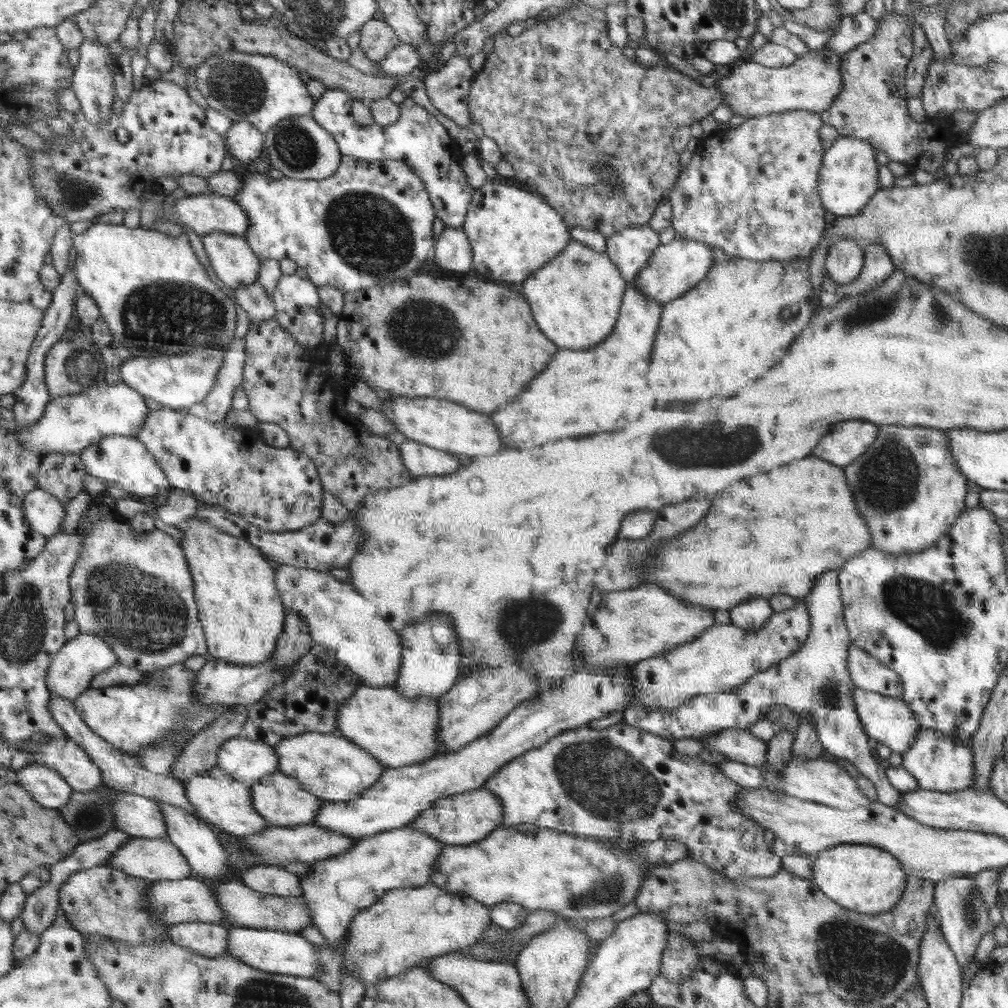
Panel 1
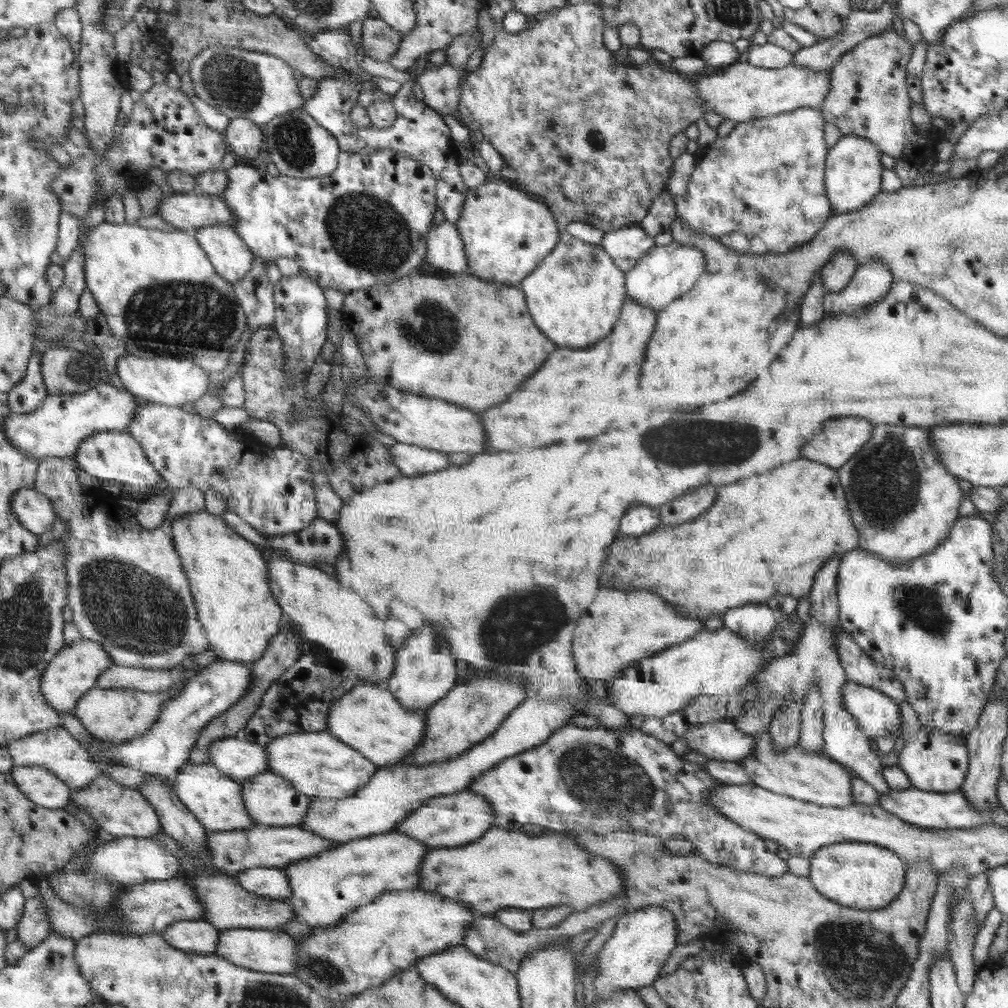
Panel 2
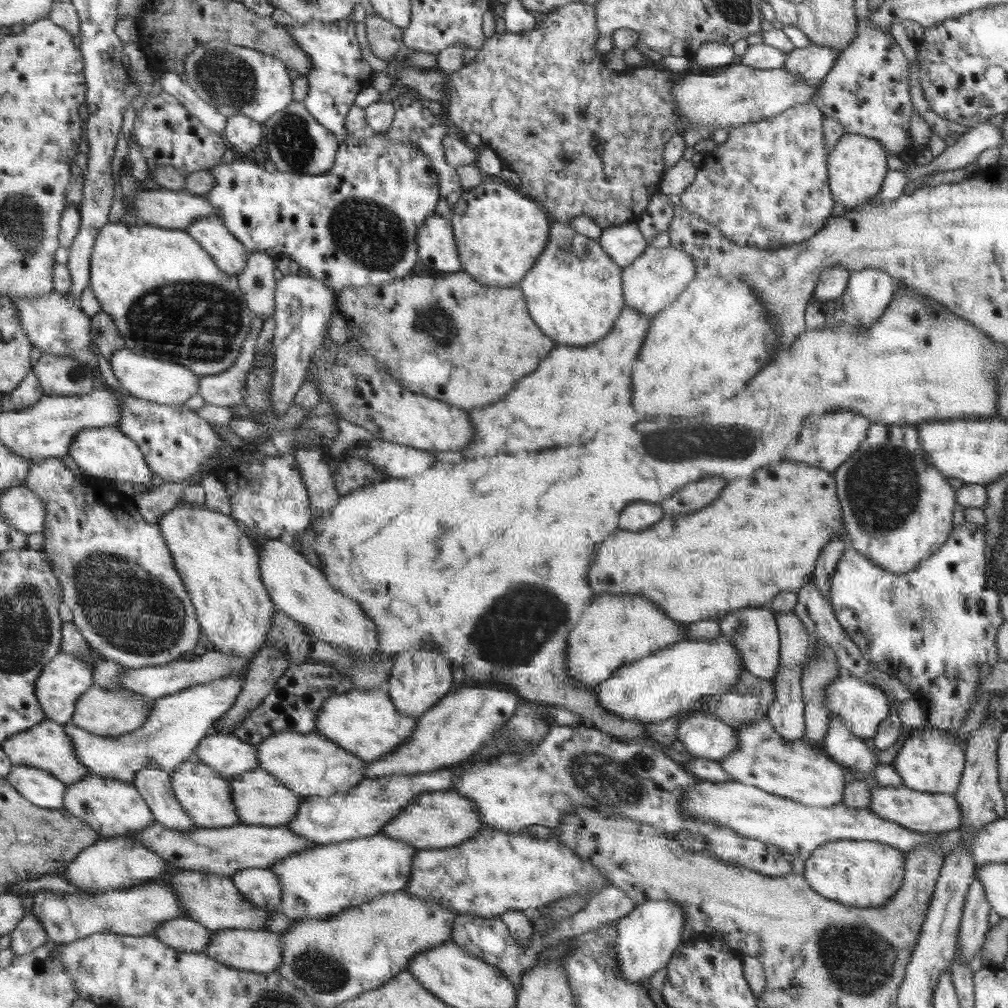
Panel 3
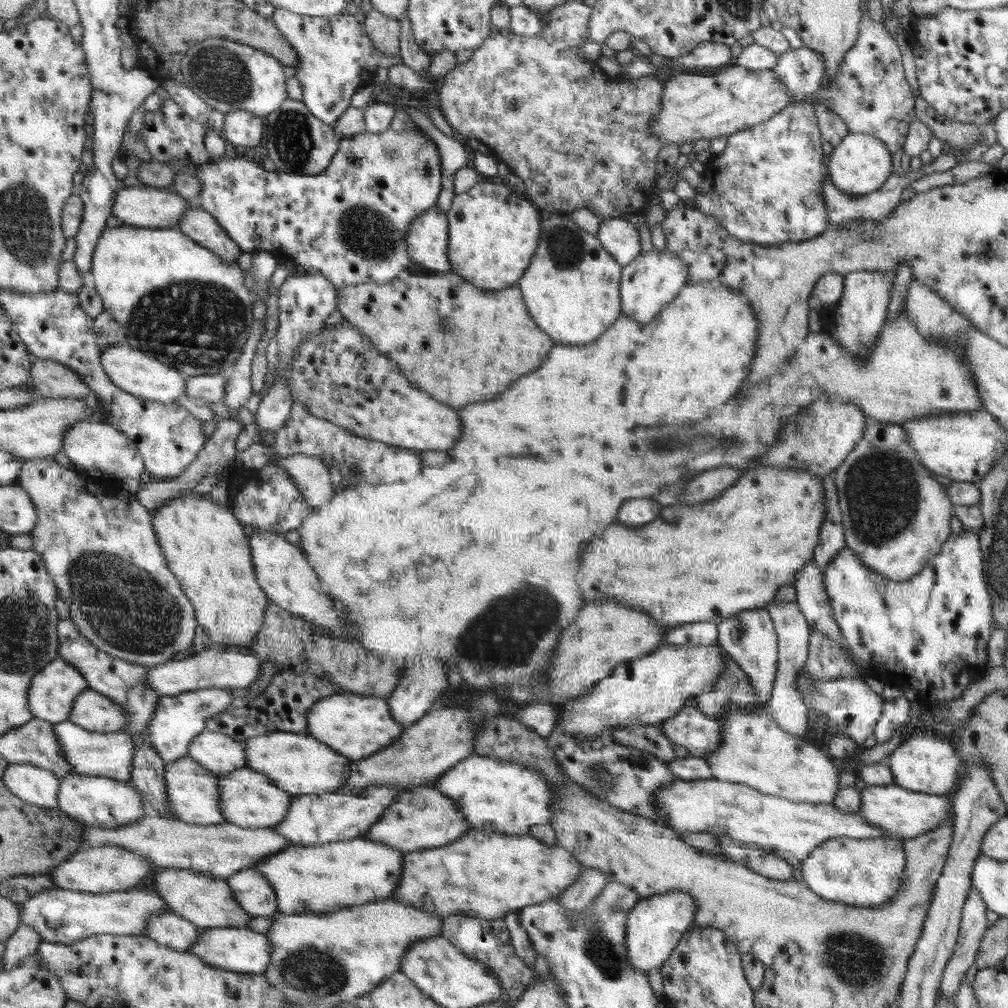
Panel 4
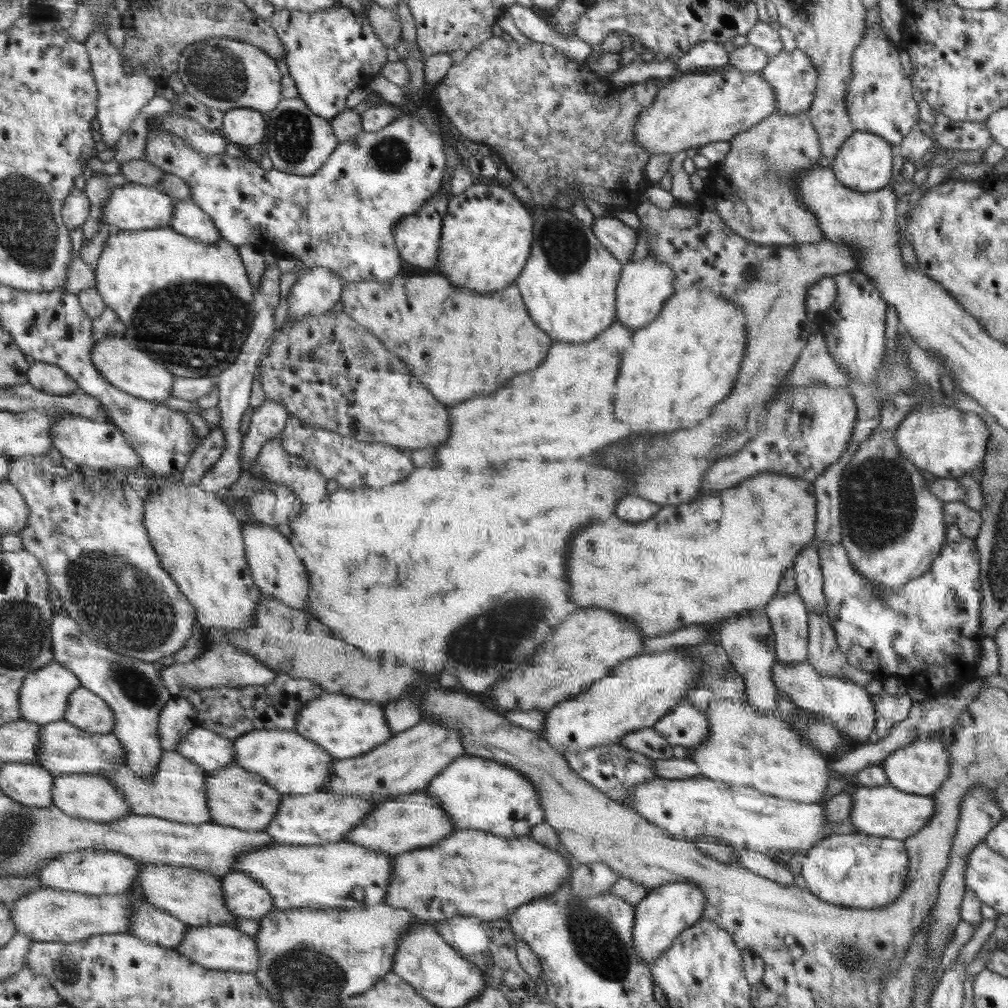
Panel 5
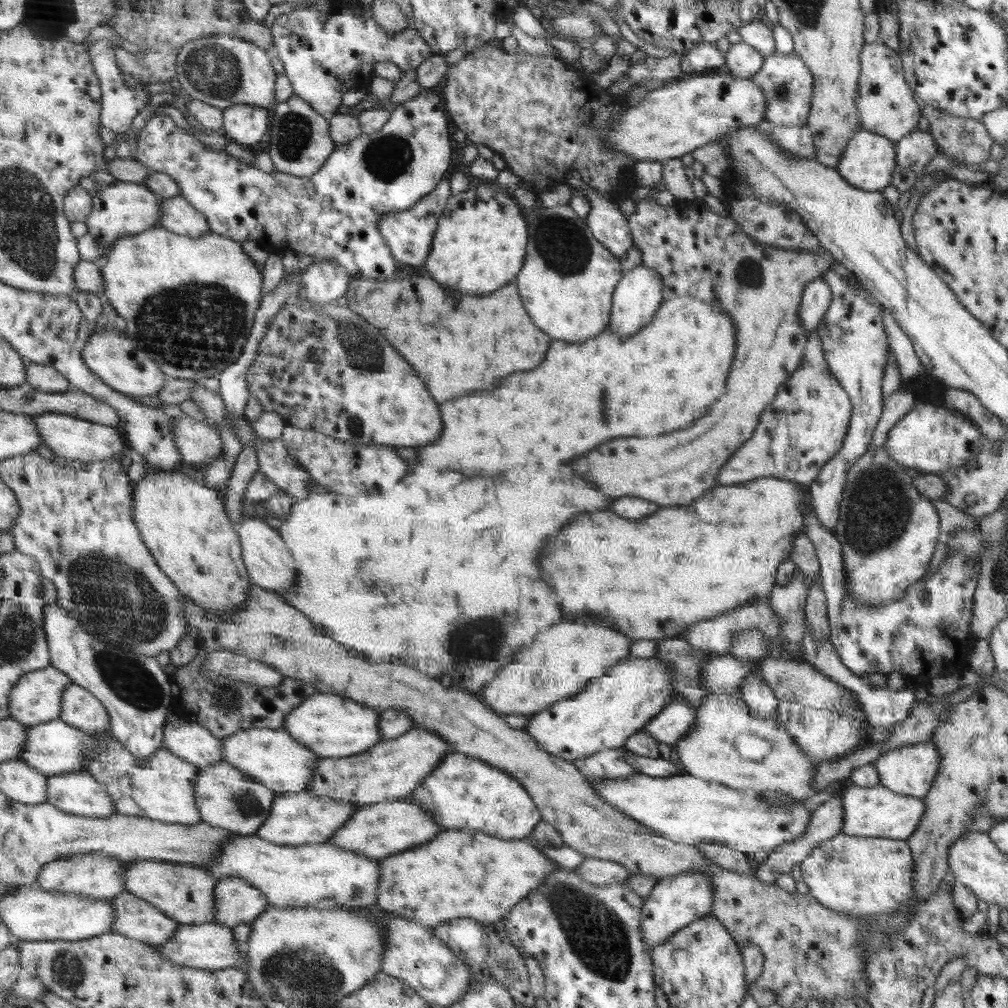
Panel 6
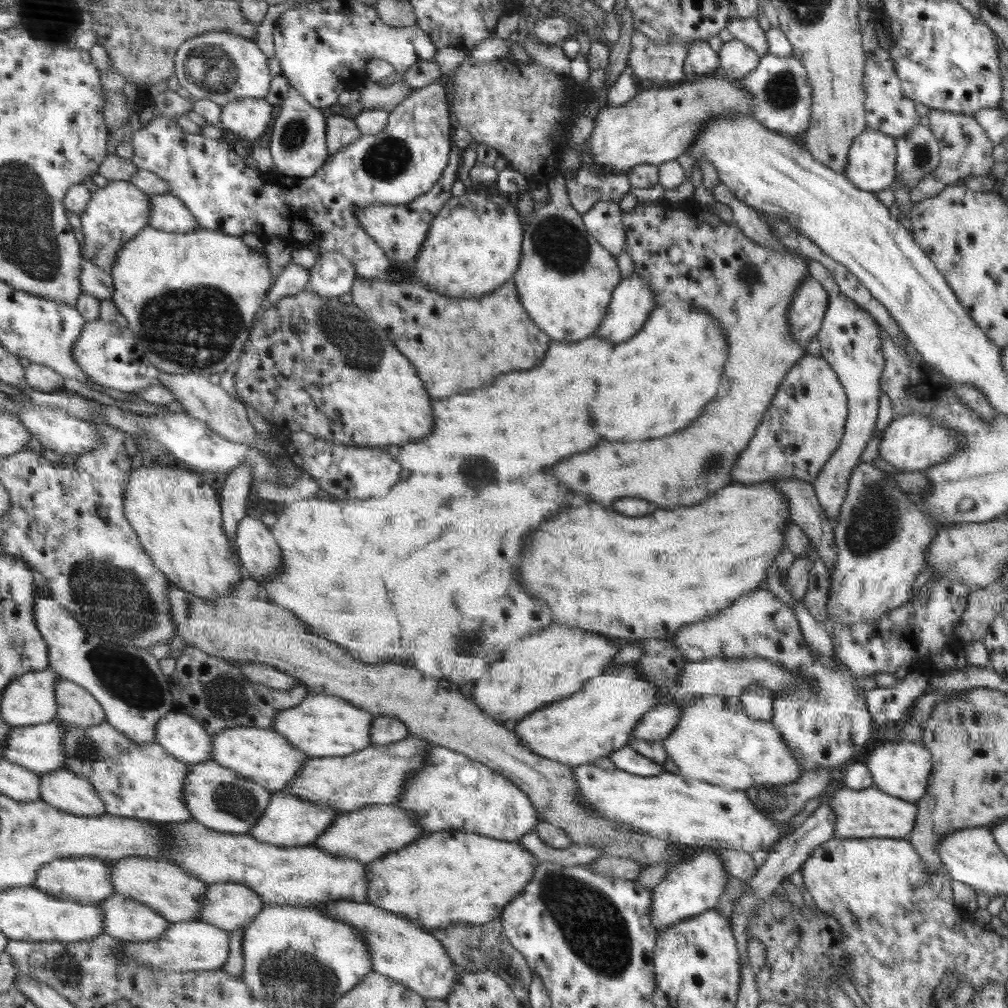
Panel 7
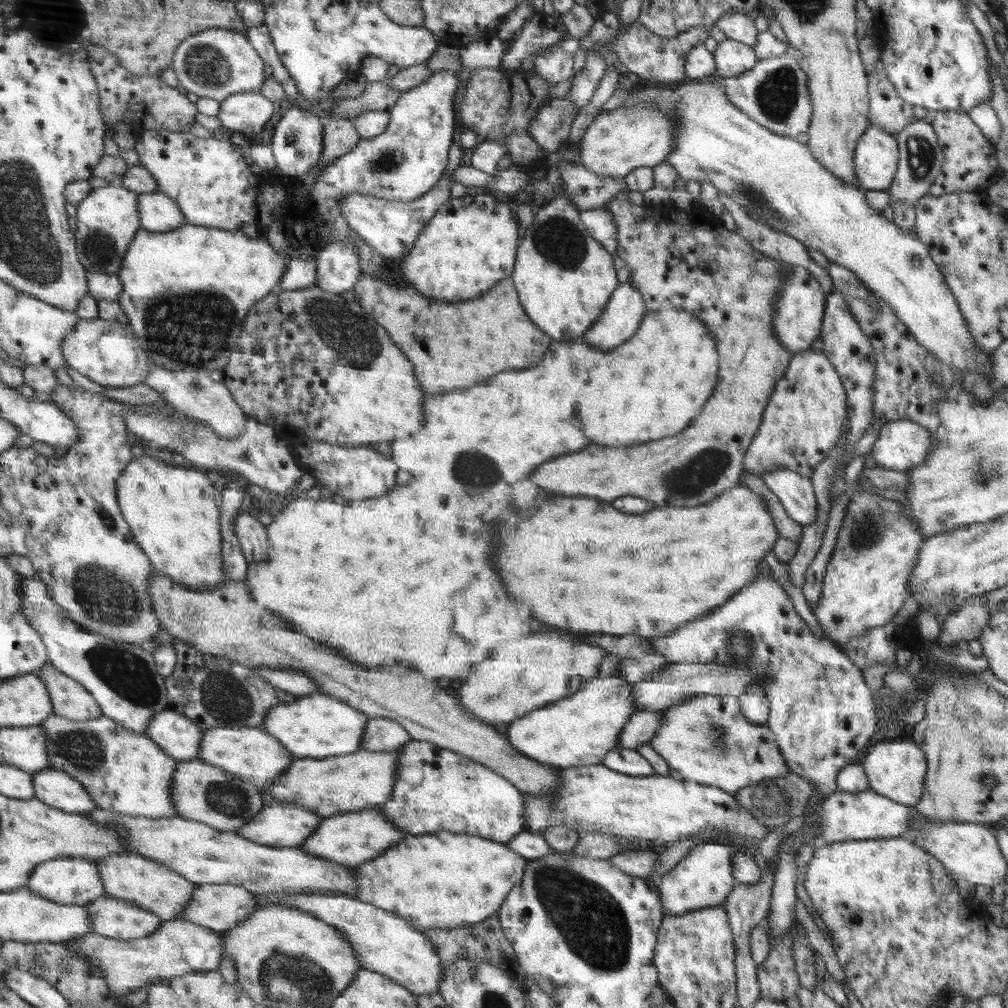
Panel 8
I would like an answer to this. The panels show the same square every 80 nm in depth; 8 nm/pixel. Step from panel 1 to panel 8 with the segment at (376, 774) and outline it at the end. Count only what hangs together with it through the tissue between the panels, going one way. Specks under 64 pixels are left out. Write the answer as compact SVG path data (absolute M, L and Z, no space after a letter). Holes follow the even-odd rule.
M213 726L206 729L201 738L201 750L197 758L214 766L220 766L258 788L274 784L274 781L277 781L277 778L281 777L296 759L277 738L274 738L274 735L253 726L240 728Z

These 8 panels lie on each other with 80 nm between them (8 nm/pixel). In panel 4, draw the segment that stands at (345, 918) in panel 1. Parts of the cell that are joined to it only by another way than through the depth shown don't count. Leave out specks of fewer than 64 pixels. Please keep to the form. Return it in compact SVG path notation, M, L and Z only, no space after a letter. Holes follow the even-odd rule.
M356 837L324 845L290 845L250 867L264 874L276 891L278 912L327 913L390 897L400 886L405 854L393 846Z

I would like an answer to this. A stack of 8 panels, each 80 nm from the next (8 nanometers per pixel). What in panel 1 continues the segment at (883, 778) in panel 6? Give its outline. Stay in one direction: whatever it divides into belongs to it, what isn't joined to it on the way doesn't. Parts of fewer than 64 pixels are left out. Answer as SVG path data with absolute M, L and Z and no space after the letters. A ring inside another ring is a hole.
M921 729L913 745L902 754L902 763L917 780L920 789L933 790L942 793L961 791L973 786L973 752L966 744L954 734L944 734L934 729Z

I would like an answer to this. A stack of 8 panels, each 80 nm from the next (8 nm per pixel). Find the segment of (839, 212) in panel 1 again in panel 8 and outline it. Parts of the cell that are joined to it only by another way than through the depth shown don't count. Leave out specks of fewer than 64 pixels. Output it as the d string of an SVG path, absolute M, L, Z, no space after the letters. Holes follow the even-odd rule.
M871 124L857 141L855 175L863 190L887 190L898 166L895 135Z

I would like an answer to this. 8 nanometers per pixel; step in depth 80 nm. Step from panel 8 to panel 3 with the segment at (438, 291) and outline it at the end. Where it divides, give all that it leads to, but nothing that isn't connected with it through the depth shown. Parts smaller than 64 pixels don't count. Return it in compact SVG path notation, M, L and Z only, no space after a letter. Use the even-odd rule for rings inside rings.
M482 181L478 186L464 191L458 204L453 206L448 218L452 220L453 230L457 238L458 253L462 262L462 270L472 275L480 283L502 288L518 285L524 275L534 266L536 259L542 254L550 230L548 214L540 210L534 199L518 194L516 190L500 184L500 182Z

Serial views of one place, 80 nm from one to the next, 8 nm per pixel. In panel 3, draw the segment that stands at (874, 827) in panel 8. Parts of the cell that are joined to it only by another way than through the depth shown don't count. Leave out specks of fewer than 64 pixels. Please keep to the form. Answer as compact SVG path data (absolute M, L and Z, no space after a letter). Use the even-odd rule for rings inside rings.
M904 785L899 787L872 786L868 809L890 822L922 834L943 833L957 829L962 820L960 807L953 794L922 792Z

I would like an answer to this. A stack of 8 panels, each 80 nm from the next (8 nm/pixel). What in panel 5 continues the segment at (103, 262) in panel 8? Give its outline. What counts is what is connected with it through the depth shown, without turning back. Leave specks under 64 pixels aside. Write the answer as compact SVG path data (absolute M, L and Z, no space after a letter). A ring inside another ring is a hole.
M126 183L115 186L112 196L105 202L104 217L101 224L108 224L111 231L120 230L146 230L154 227L168 227L172 222L176 200L172 195L160 191L156 186Z

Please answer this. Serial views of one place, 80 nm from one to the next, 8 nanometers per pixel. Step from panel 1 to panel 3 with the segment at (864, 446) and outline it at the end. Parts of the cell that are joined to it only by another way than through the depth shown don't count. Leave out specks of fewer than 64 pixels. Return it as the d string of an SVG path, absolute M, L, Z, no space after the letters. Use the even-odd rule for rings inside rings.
M838 411L822 413L821 416L808 418L805 428L801 430L798 442L790 445L786 450L785 460L806 462L812 467L820 467L830 473L834 473L856 453L868 437L872 426L869 418L852 411Z

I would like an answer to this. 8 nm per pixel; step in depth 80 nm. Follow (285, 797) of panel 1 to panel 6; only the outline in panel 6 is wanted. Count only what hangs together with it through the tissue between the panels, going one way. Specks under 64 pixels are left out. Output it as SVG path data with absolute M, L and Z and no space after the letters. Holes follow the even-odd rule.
M224 760L216 765L200 768L194 791L201 822L242 835L256 834L257 830L268 820L272 812L272 804L277 796L277 793L265 784L254 780Z

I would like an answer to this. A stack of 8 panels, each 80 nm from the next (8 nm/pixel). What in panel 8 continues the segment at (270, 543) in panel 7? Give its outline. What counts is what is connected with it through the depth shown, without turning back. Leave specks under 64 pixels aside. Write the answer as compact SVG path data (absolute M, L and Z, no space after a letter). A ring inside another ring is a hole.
M242 513L234 518L234 528L248 565L260 562L269 555L268 530L260 521L254 520L250 514Z

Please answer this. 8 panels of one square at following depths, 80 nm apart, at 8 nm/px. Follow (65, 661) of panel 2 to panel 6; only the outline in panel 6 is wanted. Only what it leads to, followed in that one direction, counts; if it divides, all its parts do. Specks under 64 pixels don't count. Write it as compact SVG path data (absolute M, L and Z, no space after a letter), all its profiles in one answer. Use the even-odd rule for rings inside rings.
M48 665L46 670L40 669L33 673L26 673L26 678L22 678L22 682L17 682L13 686L14 694L9 694L10 719L28 726L59 719L61 716L62 697L65 689L72 684L73 682L69 675L64 674L52 665Z

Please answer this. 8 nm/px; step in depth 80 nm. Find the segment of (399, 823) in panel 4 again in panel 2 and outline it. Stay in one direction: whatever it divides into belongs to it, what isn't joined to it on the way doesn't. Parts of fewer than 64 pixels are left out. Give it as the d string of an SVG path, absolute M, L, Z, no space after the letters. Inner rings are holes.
M464 790L457 793L438 795L429 798L419 809L413 809L413 812L405 818L396 829L398 832L418 839L424 842L430 848L438 849L439 847L457 847L467 845L477 841L484 836L488 830L494 827L493 806L481 795L470 790Z

